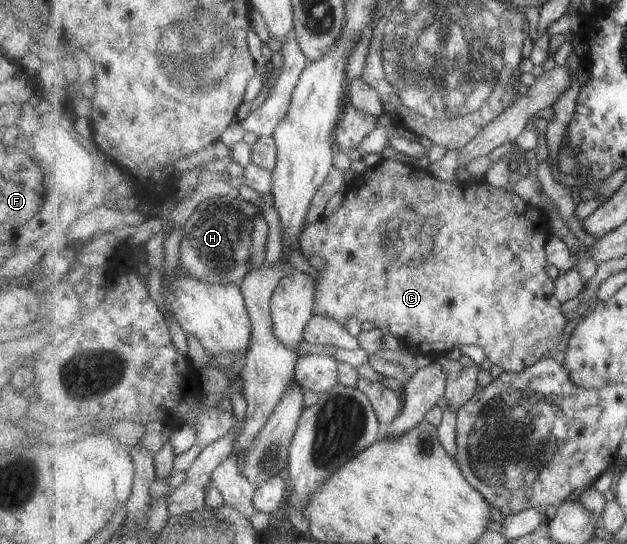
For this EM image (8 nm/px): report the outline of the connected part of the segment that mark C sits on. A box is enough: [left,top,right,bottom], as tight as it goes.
[301,159,570,373]

